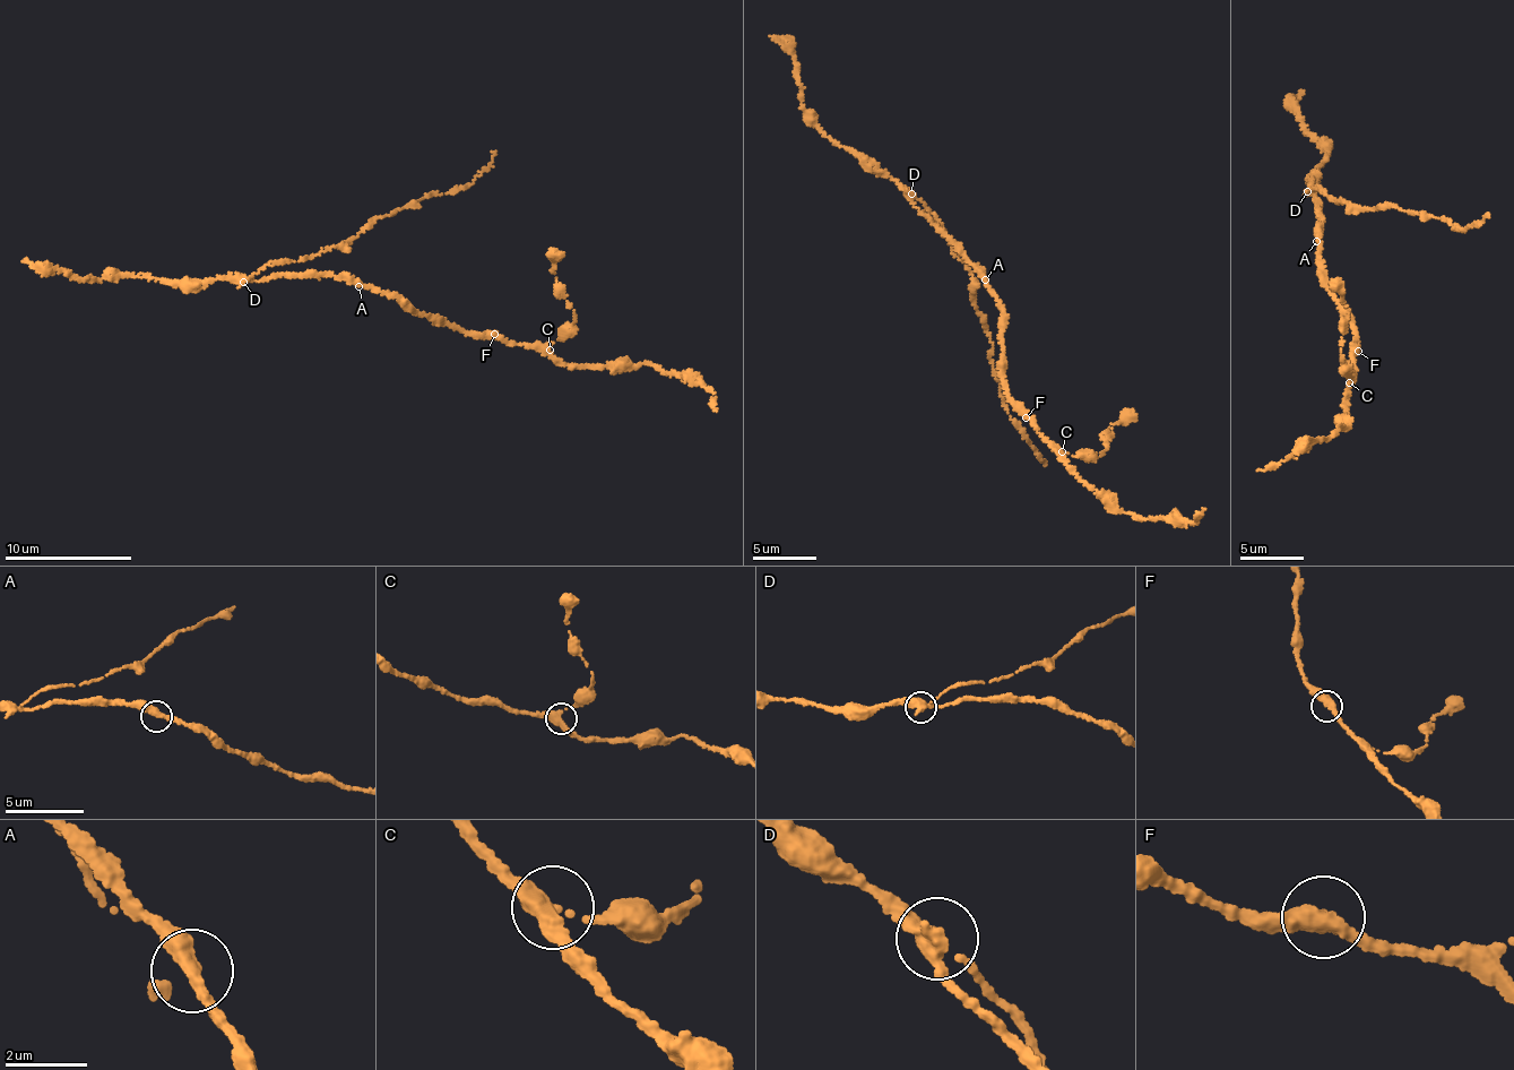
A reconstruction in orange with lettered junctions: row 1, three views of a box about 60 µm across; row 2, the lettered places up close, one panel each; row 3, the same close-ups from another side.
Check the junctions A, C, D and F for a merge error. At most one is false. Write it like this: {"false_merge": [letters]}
{"false_merge": ["D"]}

